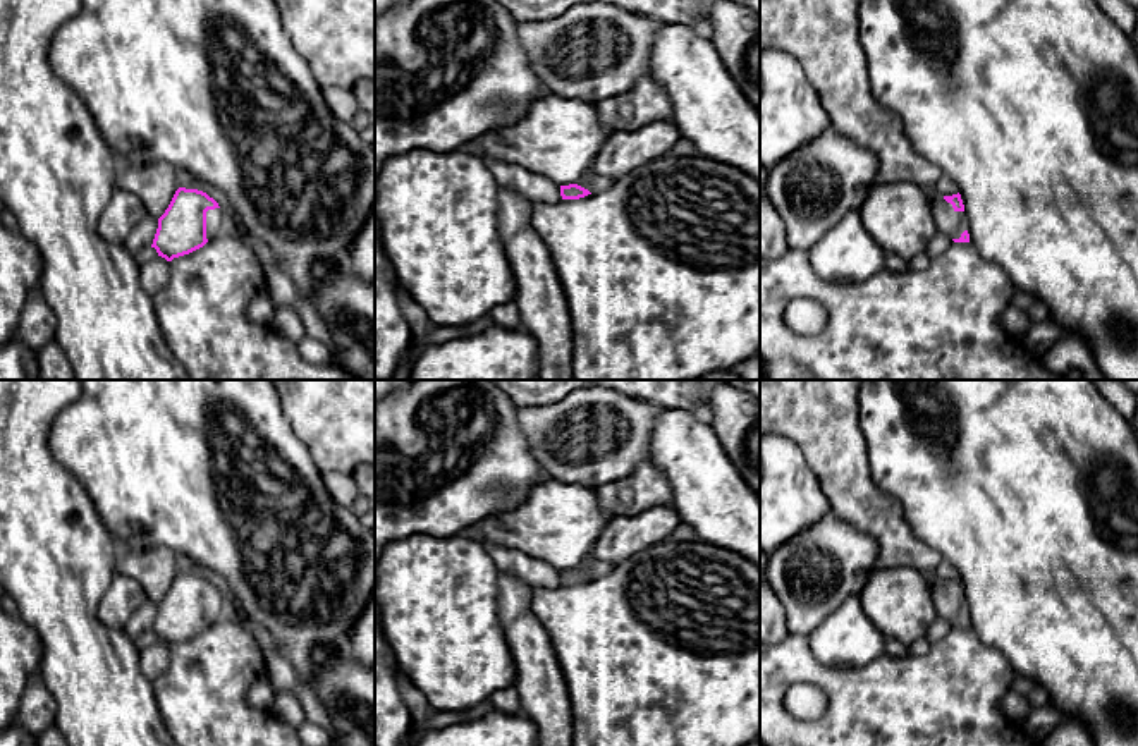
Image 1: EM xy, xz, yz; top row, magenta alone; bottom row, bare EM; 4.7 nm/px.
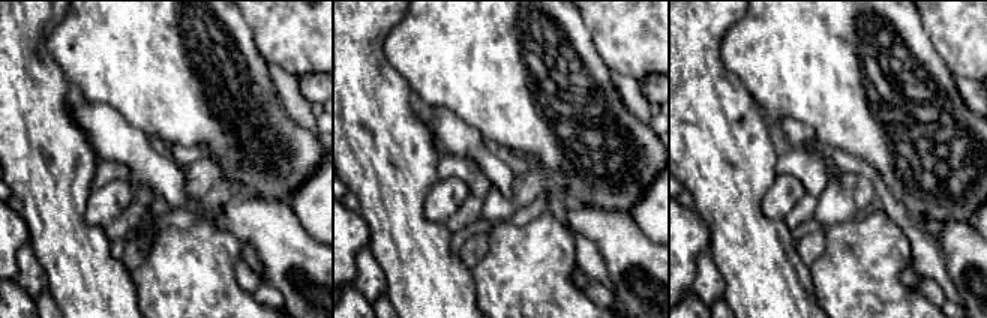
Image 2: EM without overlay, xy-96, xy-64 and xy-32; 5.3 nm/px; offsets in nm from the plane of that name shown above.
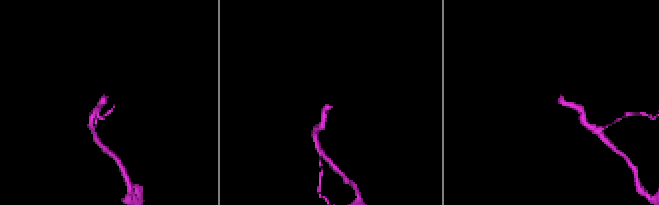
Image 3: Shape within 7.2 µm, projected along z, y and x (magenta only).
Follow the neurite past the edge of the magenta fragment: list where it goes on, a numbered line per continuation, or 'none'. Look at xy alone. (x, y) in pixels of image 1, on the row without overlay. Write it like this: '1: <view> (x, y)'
1: xy (215, 605)

